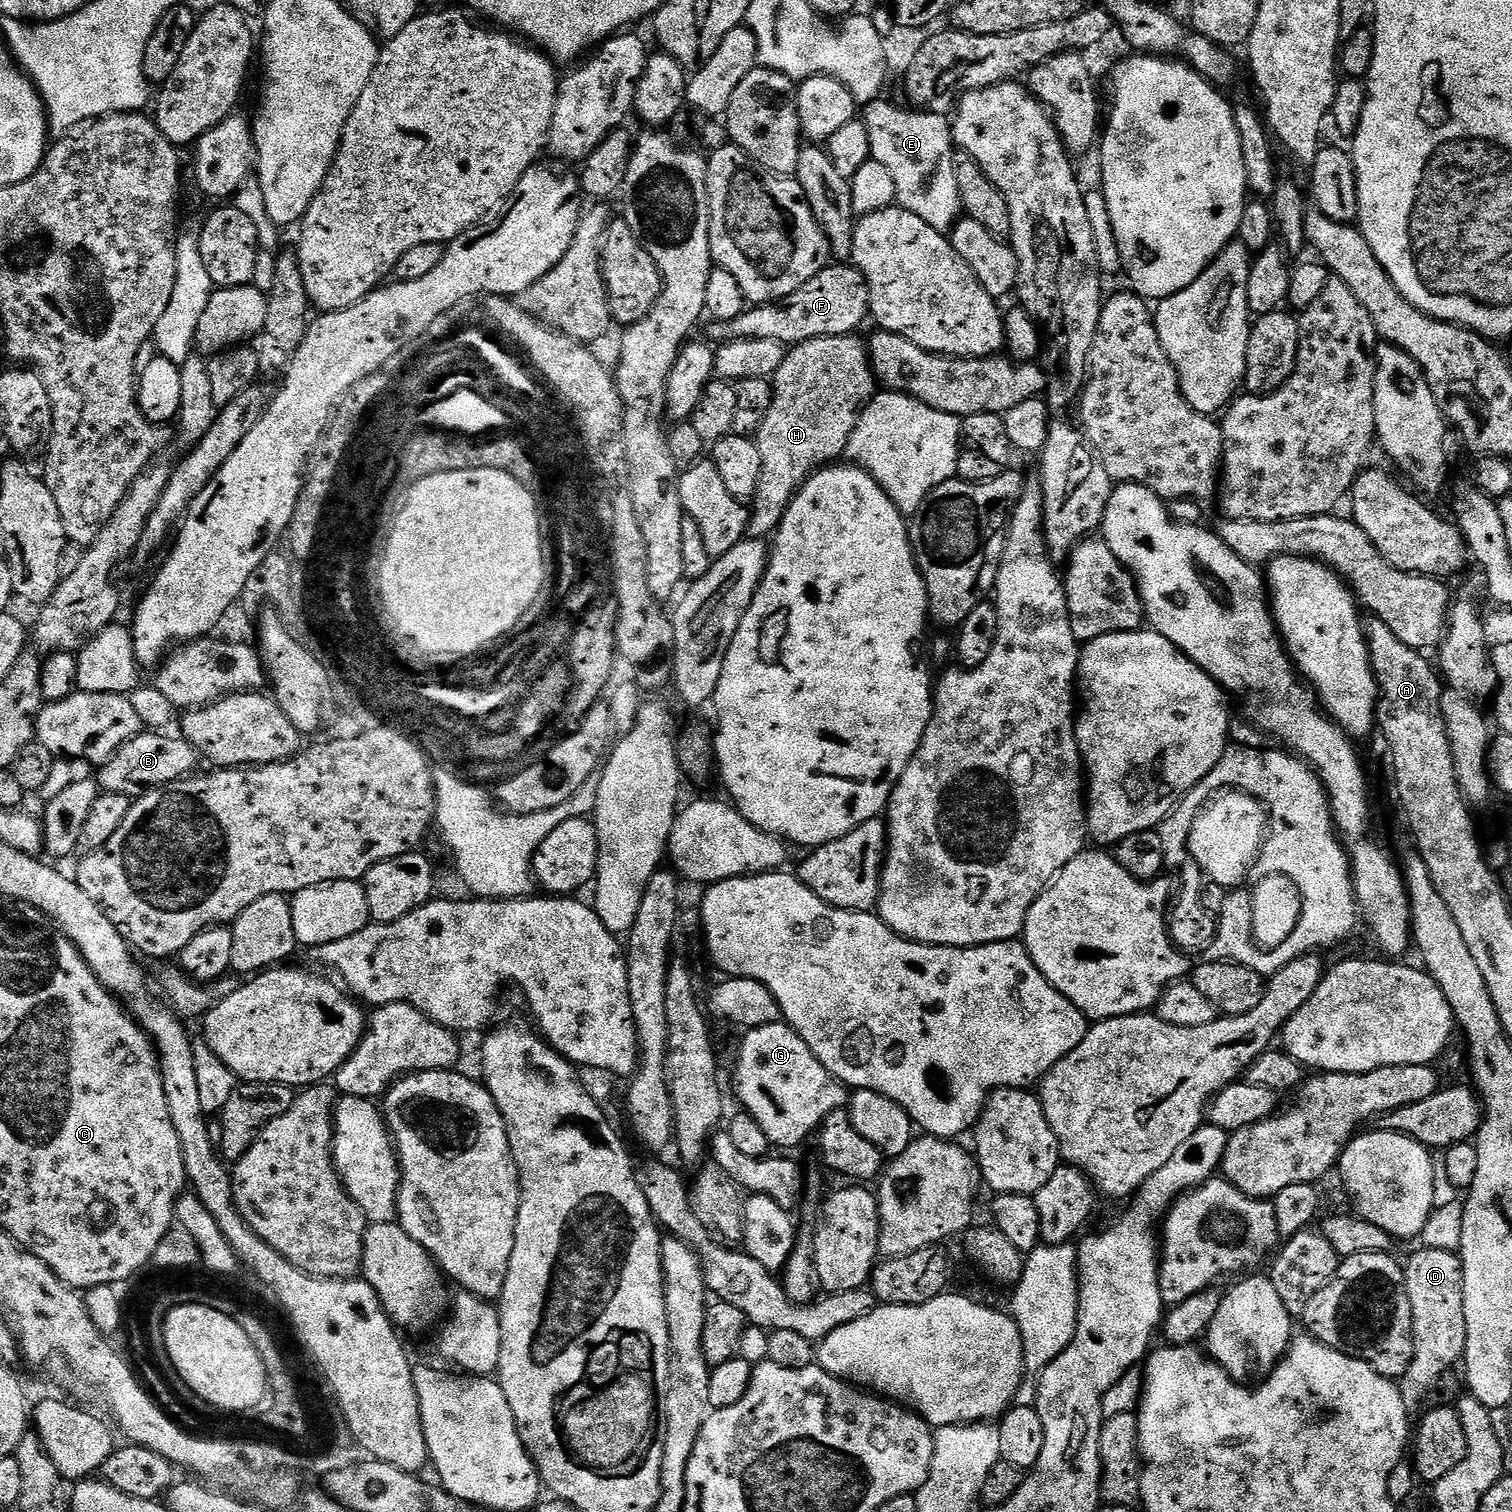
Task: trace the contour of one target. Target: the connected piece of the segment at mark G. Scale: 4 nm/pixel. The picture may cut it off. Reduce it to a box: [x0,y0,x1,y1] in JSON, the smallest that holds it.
[732,1022,849,1149]

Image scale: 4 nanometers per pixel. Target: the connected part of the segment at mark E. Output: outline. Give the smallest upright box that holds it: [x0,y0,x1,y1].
[862,98,961,233]

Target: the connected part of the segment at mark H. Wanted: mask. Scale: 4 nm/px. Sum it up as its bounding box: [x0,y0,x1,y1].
[747,334,878,541]

